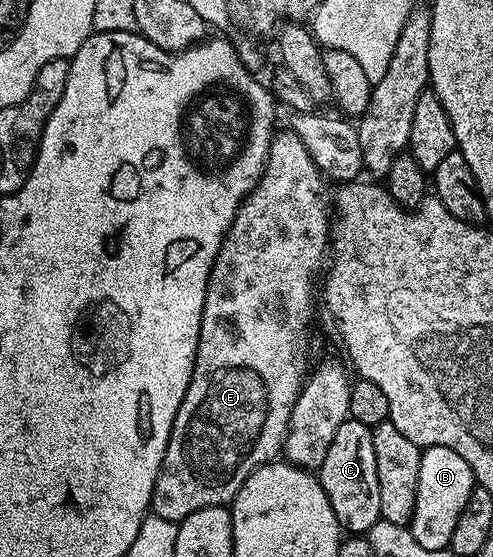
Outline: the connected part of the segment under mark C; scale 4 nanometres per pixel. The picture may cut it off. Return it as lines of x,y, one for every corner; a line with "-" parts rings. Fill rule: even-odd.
351,417
339,424
335,436
331,439
331,448
327,448
327,456
323,456
319,477
323,492
327,492
327,500
331,500
331,508
342,531
353,536
365,536
374,524
382,521
373,431
367,424

